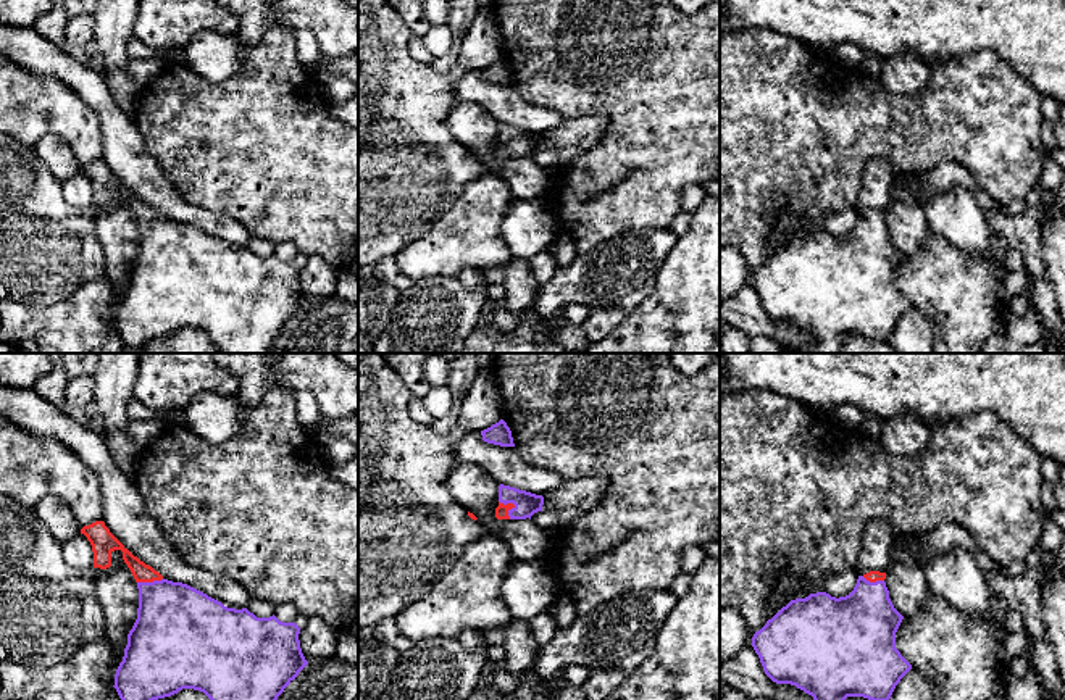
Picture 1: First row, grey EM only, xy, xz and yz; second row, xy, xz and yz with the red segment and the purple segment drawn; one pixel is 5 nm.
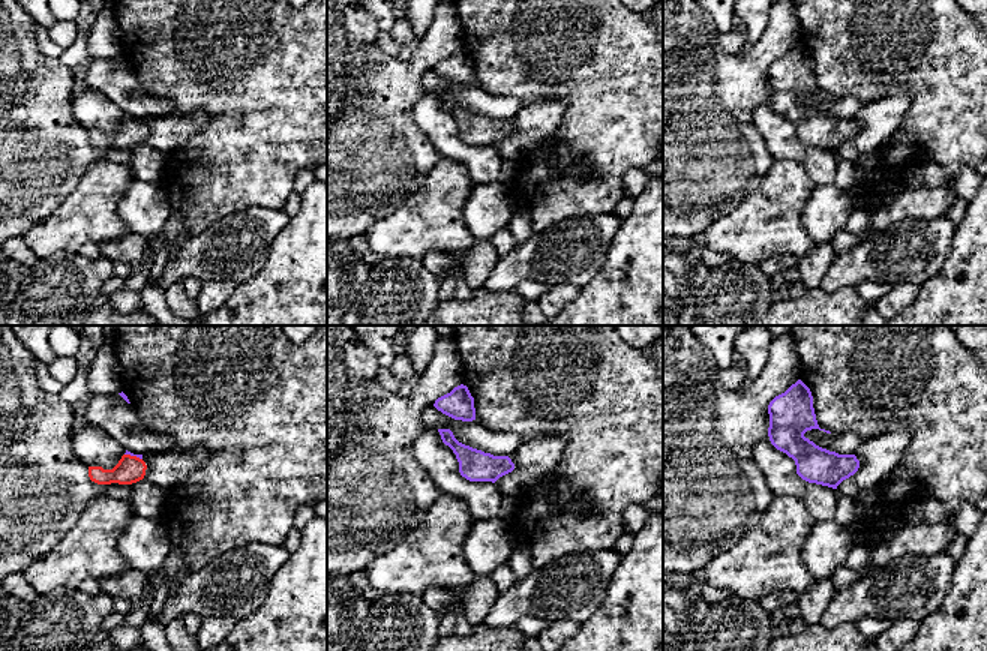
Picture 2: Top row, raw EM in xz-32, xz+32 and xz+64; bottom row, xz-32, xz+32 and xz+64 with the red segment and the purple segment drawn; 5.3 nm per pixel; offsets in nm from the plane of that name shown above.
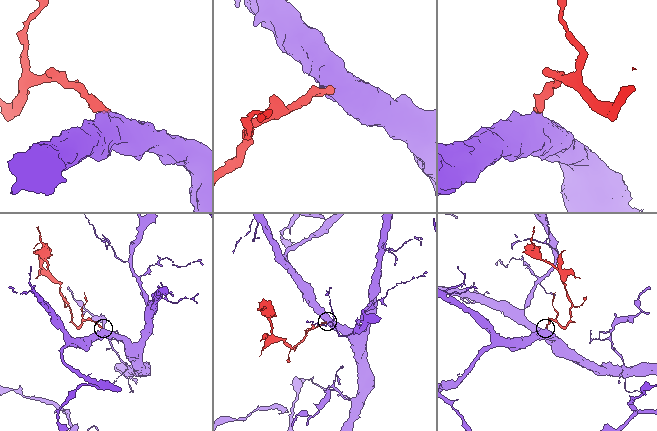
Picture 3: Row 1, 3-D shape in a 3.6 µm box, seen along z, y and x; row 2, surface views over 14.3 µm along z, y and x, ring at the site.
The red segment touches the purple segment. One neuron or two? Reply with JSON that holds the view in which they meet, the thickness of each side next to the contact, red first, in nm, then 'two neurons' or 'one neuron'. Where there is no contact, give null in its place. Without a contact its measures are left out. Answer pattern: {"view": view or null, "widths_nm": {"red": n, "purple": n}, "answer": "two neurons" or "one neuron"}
{"view": "xz", "widths_nm": {"red": 60, "purple": 120}, "answer": "one neuron"}

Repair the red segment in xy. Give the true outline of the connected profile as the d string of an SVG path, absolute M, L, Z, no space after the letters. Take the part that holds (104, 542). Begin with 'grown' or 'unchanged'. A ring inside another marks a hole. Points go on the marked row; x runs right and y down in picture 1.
grown | M103 521L84 526L81 534L92 545L94 568L110 568L111 553L121 550L139 589L137 619L115 674L113 687L121 700L158 700L182 689L200 690L210 700L278 700L308 665L295 623L282 623L274 615L257 618L247 608L228 608L187 584L165 579L134 556Z

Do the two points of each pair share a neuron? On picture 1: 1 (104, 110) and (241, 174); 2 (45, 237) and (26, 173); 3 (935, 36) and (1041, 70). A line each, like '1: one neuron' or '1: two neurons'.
1: two neurons
2: one neuron
3: one neuron

